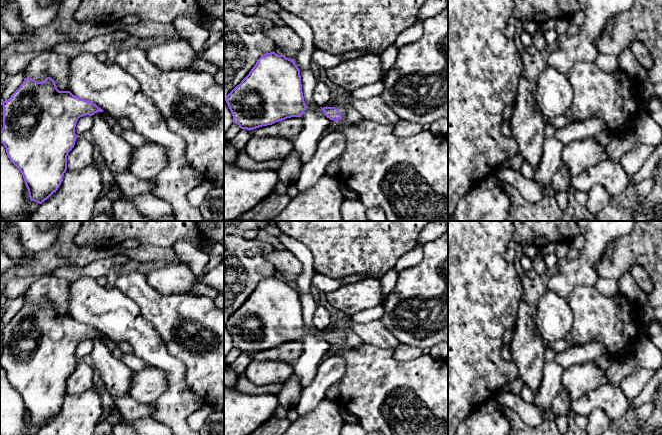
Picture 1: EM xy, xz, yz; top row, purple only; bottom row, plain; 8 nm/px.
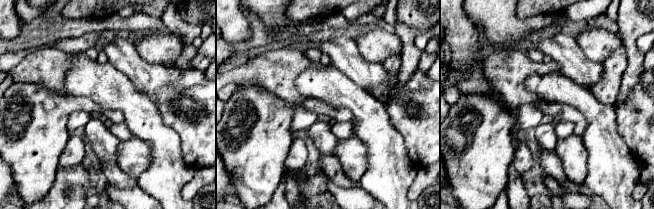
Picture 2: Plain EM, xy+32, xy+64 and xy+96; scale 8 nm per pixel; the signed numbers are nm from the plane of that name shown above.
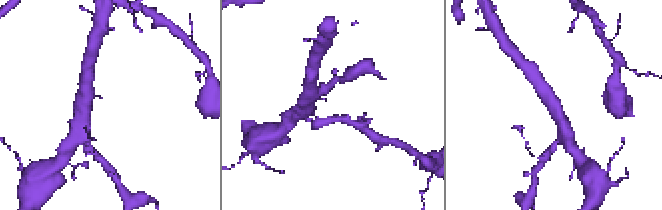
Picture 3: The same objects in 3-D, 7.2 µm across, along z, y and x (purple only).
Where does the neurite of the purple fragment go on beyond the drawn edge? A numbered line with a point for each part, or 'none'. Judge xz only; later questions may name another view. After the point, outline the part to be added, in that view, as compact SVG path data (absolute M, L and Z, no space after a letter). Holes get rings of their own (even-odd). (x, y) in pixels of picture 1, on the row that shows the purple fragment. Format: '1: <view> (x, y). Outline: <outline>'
1: xz (349, 114). Outline: M347 105L338 109L343 120L348 123L356 123L364 120L361 115L351 106Z

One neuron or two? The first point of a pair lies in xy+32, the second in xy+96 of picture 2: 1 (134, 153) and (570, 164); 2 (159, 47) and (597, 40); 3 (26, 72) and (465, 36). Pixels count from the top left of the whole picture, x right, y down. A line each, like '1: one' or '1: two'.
1: one
2: one
3: two

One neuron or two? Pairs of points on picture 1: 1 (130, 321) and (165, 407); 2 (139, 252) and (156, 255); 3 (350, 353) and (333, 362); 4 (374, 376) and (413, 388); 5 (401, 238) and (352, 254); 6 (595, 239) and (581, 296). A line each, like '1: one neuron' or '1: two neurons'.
1: one neuron
2: one neuron
3: two neurons
4: one neuron
5: one neuron
6: two neurons

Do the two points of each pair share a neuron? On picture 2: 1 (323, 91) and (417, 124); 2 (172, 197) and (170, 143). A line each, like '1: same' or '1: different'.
1: different
2: same

